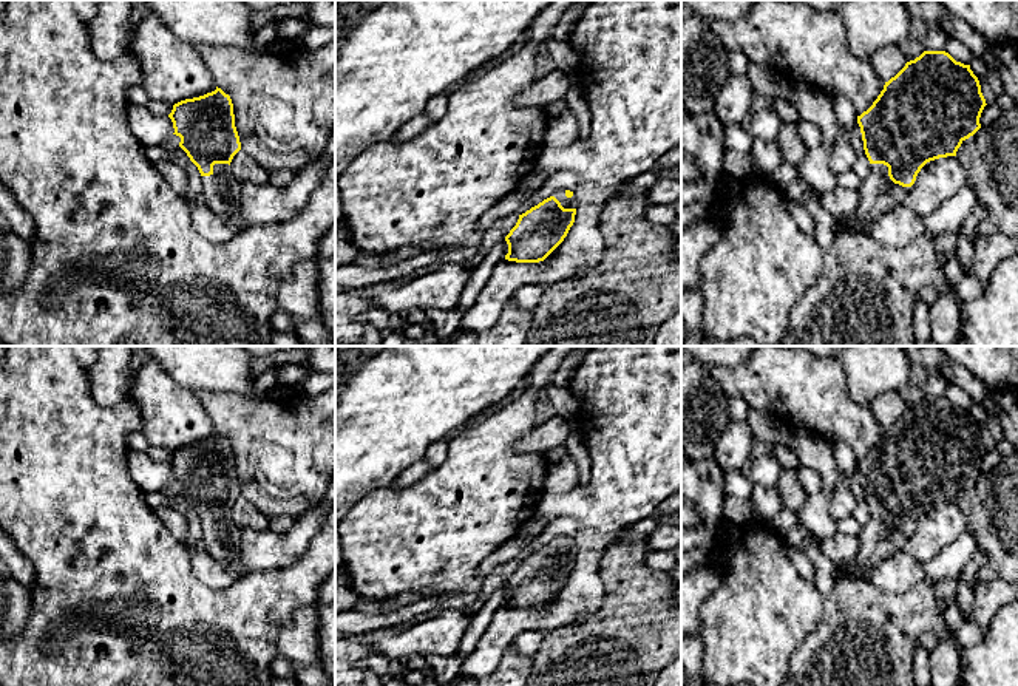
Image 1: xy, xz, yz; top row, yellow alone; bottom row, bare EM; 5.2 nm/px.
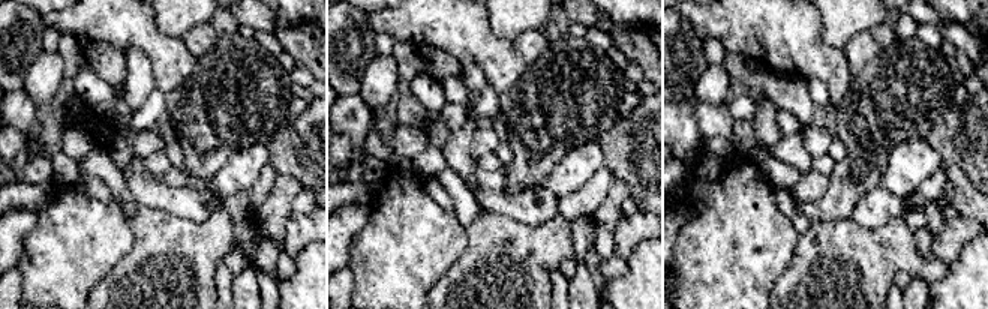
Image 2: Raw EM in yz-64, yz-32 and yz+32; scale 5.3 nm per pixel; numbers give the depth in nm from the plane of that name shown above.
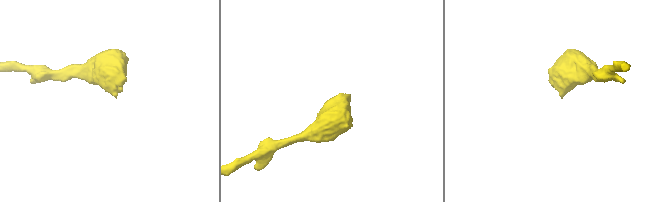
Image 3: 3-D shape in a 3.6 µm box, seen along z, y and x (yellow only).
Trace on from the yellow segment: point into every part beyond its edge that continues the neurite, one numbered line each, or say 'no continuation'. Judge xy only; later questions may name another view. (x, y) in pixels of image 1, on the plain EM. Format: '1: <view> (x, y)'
1: xy (221, 536)

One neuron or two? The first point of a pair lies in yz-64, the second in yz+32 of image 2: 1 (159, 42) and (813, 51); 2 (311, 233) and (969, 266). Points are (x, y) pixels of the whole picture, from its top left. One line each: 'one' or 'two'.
1: one
2: two

